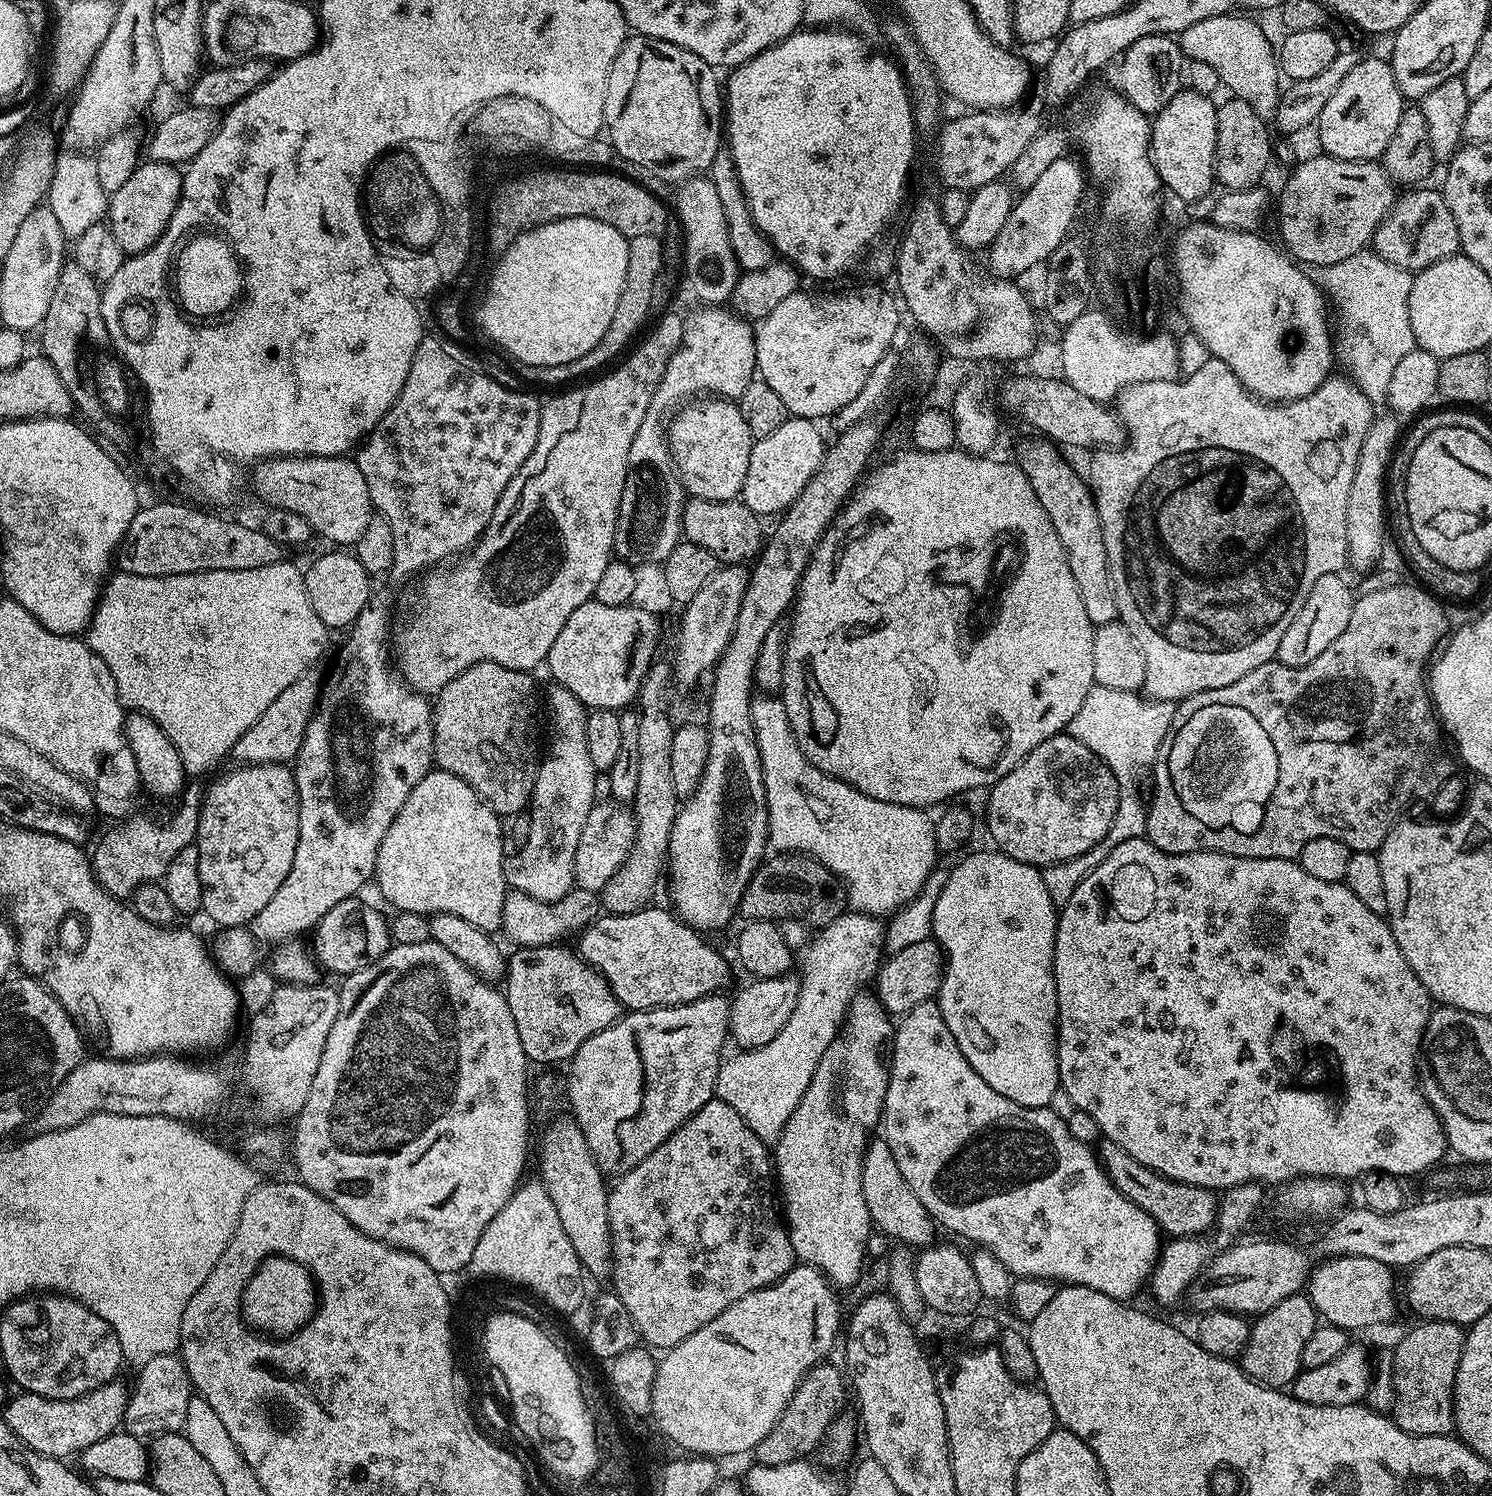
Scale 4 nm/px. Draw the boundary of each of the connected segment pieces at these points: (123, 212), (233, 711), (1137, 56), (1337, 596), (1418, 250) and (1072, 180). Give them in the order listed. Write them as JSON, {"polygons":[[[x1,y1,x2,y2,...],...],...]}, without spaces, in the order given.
{"polygons":[[[155,162,141,163,122,190,111,193,106,224,111,239,126,254,145,252,160,241,180,204,184,178,179,167]],[[281,562,274,566,258,566,254,570,214,570,213,572,195,572,194,574,174,574,173,576,129,576,127,574,116,574,111,577,106,588,106,595,100,599,96,613,92,616,92,622,86,629,86,643,95,650,98,658,106,662,110,674,114,674,114,682,118,686,120,703,125,709,136,714,149,716,155,724,164,731,166,738,174,742,178,754,184,763,185,773,189,777,200,776,208,772,223,756,231,753,232,747,262,718,262,714,290,686,295,680,301,679,304,672,311,664,320,660,324,647,328,644,330,630,314,614,314,606,310,594,306,590,304,581,305,573,299,572,289,562]],[[1150,34,1140,38,1130,46,1121,57,1120,86,1121,93,1134,107,1155,117,1161,112,1174,94,1182,91,1182,81,1186,76,1186,57,1180,48,1179,39,1171,35]],[[1331,572,1322,574,1322,578,1314,582,1310,598,1306,598,1302,610,1298,610,1298,618,1290,622,1290,630,1286,630,1286,634,1282,634,1282,642,1278,642,1275,659,1279,663,1291,668,1306,666,1314,662,1314,658,1318,658,1318,654,1322,654,1322,650,1326,650,1326,646,1330,646,1330,642,1342,634,1342,630,1346,630,1346,622,1350,622,1352,613,1354,591,1344,578,1343,575]],[[1420,186,1399,197,1388,212,1388,217,1380,223,1372,235,1371,251,1376,252,1386,262,1398,266,1413,274,1421,272,1442,258,1450,258,1460,252,1458,226,1454,223,1454,214,1446,206,1443,195,1429,186]],[[1068,154,1059,156,1038,178,1038,182,1034,182,1034,186,1023,189,1021,196,1024,197,1021,200,1019,197,1013,203,1010,218,1006,218,1006,226,1002,226,998,238,994,238,992,247,986,252,988,264,996,271,993,273,997,277,1015,278,1030,267,1043,265,1070,236,1073,231,1072,223,1076,220,1076,211,1084,200,1084,176,1086,180,1085,165,1079,159,1071,160,1070,157,1071,155]]]}

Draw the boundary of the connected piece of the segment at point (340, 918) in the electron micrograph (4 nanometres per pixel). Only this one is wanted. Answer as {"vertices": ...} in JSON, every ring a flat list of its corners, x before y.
{"vertices":[[361,898,343,900,320,919,310,936,310,948,325,973,337,972,340,978,370,966,393,947,389,917]]}

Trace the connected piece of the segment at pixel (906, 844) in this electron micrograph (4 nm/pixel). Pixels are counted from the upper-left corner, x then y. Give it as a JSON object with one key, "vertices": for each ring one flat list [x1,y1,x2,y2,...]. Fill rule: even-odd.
{"vertices":[[764,694,752,701,752,721,756,745,764,771,764,789,768,799,768,834,773,849,788,854,807,854,822,862,841,877,846,885,846,900,855,911,868,916,891,917,924,889,933,875,938,849,936,825,923,808,911,808,894,802,878,802,862,794,853,784,835,780,818,770,806,758,792,733,783,699]]}

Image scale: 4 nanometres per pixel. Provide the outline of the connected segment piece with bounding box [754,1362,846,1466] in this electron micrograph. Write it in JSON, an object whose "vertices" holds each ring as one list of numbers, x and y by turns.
{"vertices":[[828,1362,815,1364,811,1370,804,1375,796,1393,790,1398,790,1402,786,1406,786,1410,780,1416,780,1421,774,1426,774,1430,770,1430,770,1434,766,1434,766,1438,762,1438,762,1442,758,1442,758,1446,754,1450,754,1460,757,1464,765,1464,766,1466,782,1466,786,1462,794,1462,811,1457,812,1451,820,1444,820,1439,829,1435,830,1429,837,1423,840,1411,844,1408,844,1384,846,1388,846,1376,843,1376,838,1369]]}

